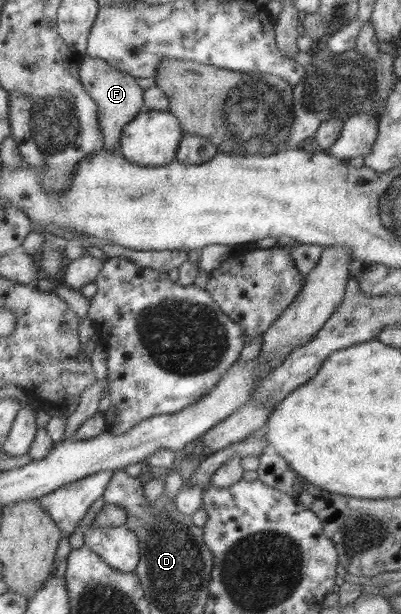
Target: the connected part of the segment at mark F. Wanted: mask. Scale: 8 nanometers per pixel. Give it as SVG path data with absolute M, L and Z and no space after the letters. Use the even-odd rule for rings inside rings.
M81 56L78 66L79 82L91 96L97 106L98 124L103 135L104 148L107 151L119 151L122 127L128 124L135 115L144 110L142 89L135 83L135 79L127 73L109 67L105 61Z

